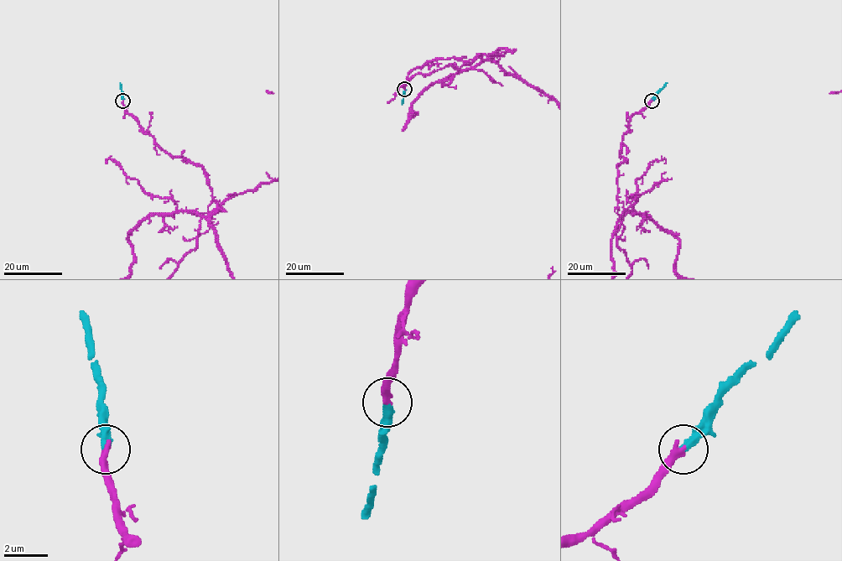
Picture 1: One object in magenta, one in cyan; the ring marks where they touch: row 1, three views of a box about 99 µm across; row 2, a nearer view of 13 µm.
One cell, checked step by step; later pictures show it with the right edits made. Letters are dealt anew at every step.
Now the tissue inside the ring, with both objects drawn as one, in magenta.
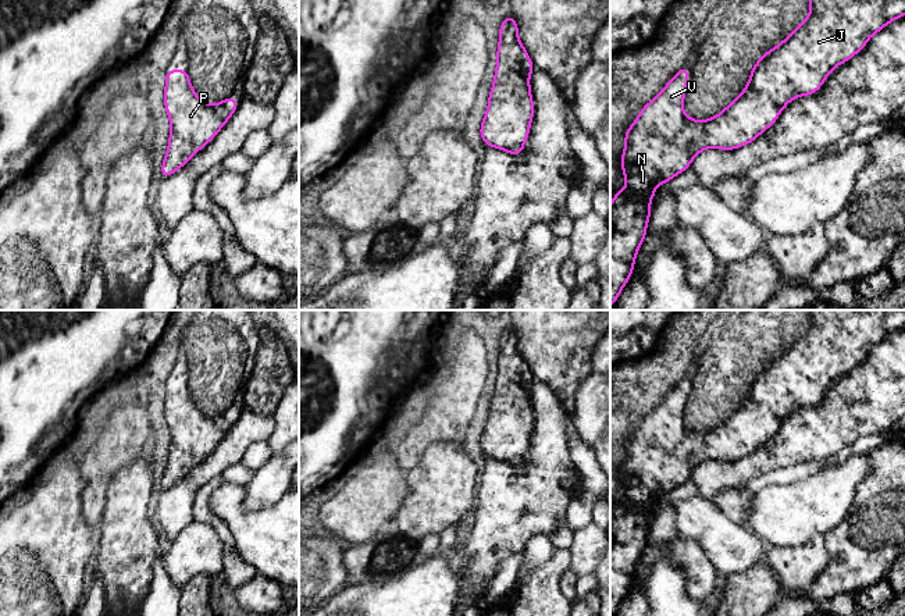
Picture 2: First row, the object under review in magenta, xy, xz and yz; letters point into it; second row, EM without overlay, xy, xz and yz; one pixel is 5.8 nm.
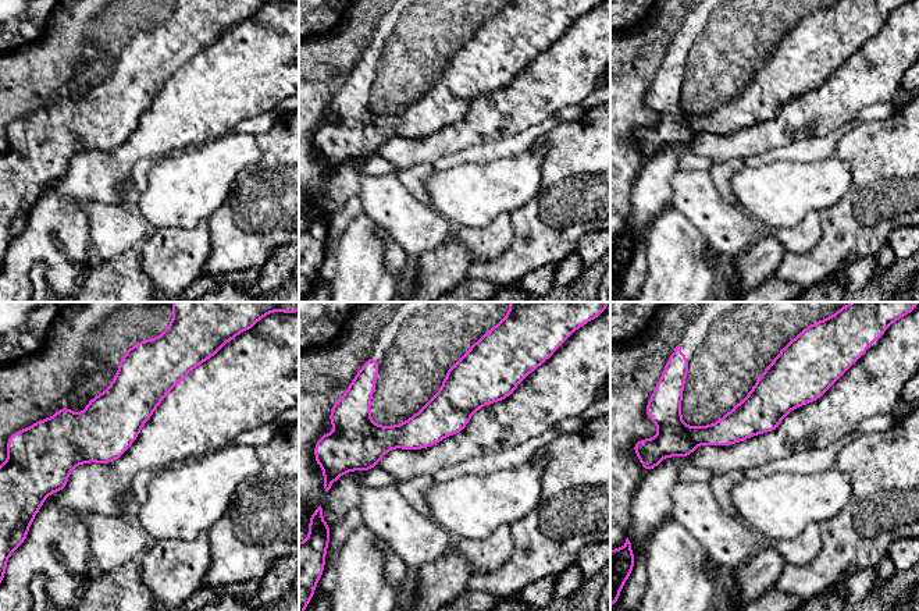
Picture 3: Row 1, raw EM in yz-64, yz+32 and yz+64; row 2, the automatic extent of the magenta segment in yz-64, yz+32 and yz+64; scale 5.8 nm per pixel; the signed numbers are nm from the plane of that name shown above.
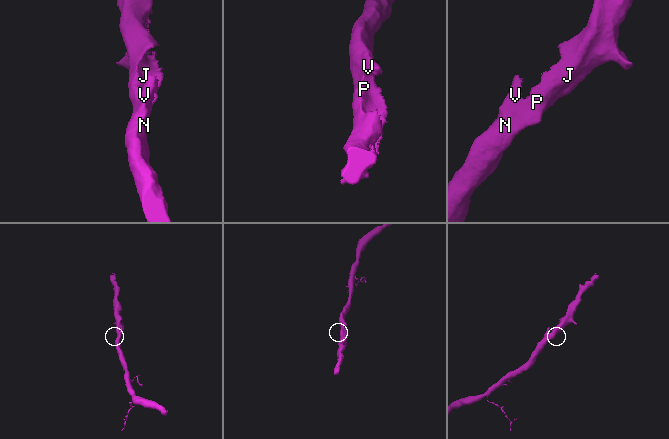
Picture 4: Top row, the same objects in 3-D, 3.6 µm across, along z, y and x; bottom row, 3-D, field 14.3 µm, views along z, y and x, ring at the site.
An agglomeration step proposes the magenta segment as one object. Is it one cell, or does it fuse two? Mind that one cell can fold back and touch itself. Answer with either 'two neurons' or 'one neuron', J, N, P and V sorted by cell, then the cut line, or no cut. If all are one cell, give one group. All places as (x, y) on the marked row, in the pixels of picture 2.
one neuron; groups J N P V; cut none

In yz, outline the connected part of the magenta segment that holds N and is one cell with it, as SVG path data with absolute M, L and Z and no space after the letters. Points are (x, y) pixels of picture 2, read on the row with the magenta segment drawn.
M809 0L810 13L781 43L753 65L749 81L724 110L709 120L695 121L684 110L690 71L683 65L662 92L642 107L624 132L621 172L626 188L613 195L610 206L610 306L633 275L637 252L646 238L646 224L655 188L685 171L702 150L733 150L753 142L772 127L795 97L816 93L829 74L863 50L870 36L905 15L905 0Z

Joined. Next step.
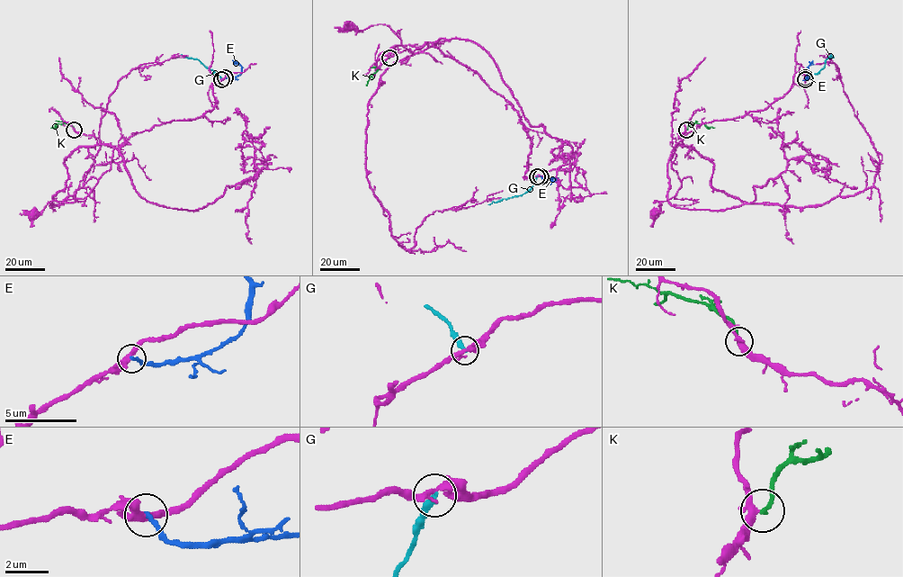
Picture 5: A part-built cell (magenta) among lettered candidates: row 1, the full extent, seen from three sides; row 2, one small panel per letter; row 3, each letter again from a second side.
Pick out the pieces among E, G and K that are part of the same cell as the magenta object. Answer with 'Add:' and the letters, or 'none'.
Add: K

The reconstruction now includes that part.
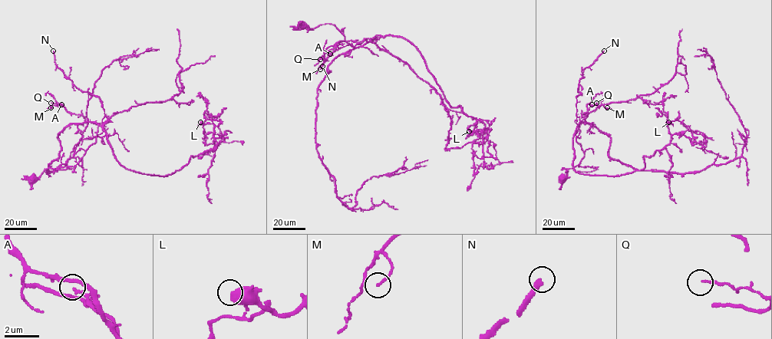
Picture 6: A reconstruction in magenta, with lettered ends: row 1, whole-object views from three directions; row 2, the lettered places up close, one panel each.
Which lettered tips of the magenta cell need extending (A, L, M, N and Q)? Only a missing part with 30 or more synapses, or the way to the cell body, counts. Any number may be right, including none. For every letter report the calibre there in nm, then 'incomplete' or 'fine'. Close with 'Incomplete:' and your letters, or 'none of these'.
A: 130 nm | fine
L: 440 nm | incomplete
M: 120 nm | fine
N: 320 nm | fine
Q: 120 nm | fine
Incomplete: L

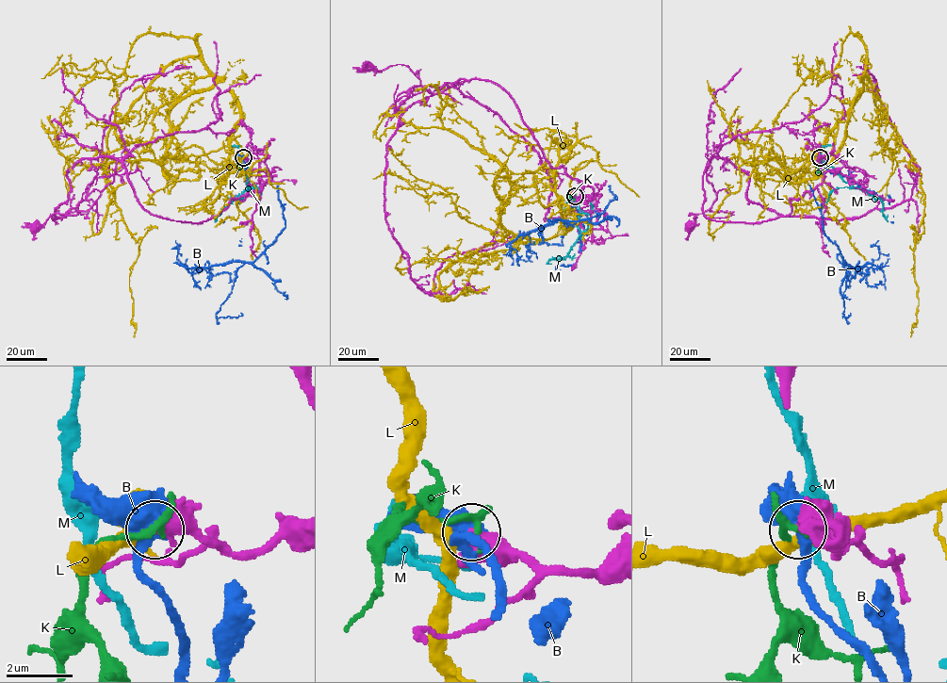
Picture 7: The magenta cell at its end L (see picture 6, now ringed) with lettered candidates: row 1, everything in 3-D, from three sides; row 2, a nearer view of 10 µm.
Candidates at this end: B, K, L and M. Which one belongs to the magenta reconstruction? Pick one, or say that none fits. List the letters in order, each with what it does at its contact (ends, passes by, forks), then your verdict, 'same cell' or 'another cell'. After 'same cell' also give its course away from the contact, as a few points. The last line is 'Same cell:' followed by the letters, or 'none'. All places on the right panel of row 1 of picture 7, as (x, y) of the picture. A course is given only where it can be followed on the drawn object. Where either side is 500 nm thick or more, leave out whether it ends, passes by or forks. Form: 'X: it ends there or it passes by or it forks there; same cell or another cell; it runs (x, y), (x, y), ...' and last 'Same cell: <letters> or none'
B: another cell
K: another cell
L: it passes by; another cell
M: it ends there; another cell
Same cell: none

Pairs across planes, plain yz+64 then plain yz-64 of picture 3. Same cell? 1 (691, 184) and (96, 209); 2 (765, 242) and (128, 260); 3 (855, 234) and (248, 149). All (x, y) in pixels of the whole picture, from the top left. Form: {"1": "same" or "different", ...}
{"1": "same", "2": "same", "3": "different"}

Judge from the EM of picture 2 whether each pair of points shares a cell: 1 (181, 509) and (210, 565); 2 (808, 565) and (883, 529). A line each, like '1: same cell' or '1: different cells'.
1: different cells
2: different cells

